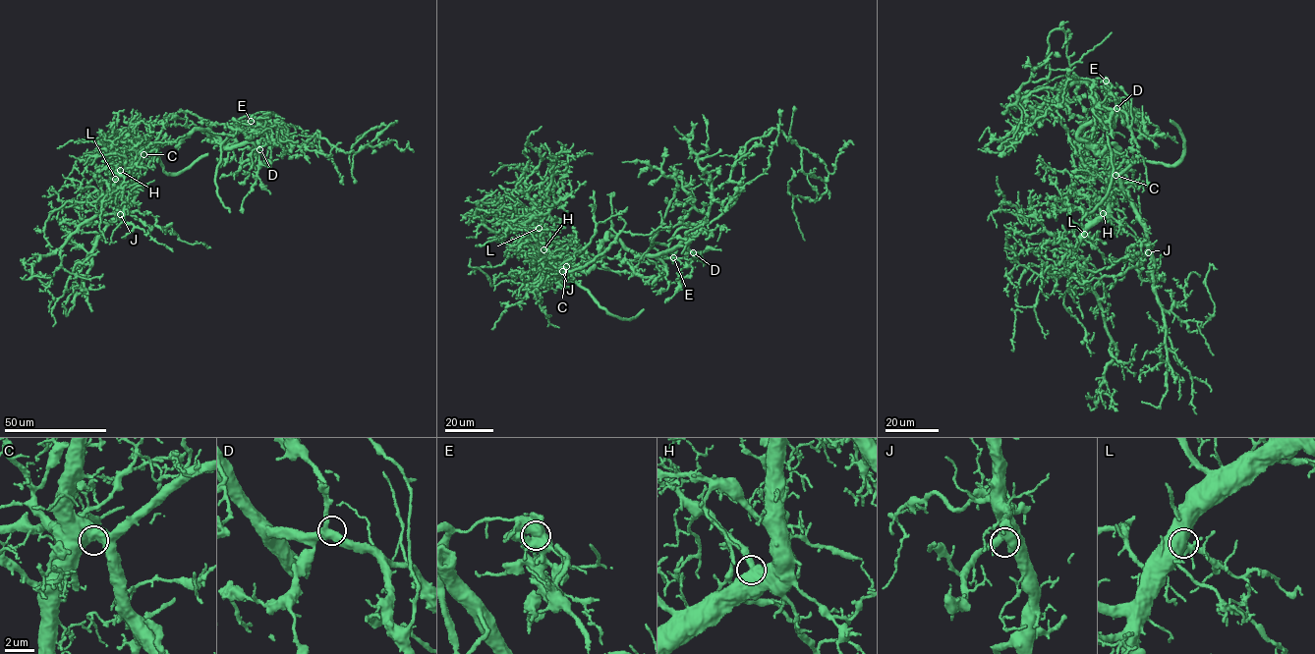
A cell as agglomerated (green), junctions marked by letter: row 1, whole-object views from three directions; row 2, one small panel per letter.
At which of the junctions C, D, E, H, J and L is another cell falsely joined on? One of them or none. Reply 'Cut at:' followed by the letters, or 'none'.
Cut at: E

